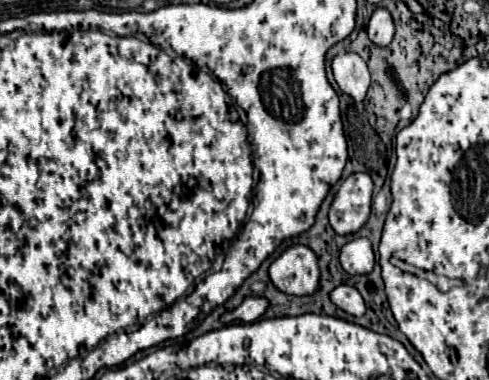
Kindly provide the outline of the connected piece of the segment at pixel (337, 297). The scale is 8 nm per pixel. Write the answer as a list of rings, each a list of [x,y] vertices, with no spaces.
[[[334,289],[330,293],[330,299],[334,305],[338,305],[342,311],[354,315],[354,317],[362,317],[366,313],[366,305],[362,295],[354,289]]]

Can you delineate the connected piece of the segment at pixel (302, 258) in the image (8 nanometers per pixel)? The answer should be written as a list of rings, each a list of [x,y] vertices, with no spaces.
[[[302,245],[288,247],[270,265],[270,279],[288,295],[314,295],[320,289],[320,271],[314,251]]]

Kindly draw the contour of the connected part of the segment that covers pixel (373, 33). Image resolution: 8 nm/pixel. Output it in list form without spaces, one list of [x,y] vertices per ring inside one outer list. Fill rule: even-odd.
[[[378,7],[372,13],[372,19],[368,23],[368,37],[378,47],[390,45],[390,41],[394,37],[394,23],[392,23],[392,15],[386,9]]]

